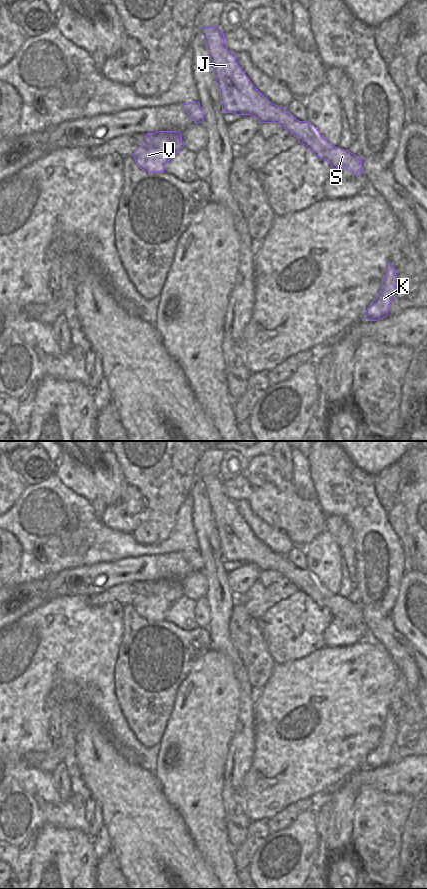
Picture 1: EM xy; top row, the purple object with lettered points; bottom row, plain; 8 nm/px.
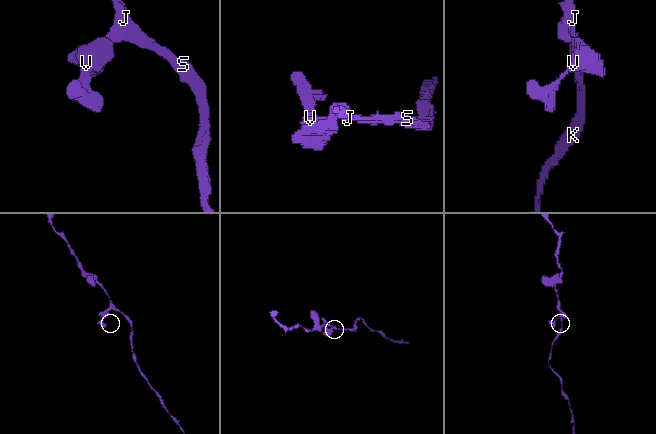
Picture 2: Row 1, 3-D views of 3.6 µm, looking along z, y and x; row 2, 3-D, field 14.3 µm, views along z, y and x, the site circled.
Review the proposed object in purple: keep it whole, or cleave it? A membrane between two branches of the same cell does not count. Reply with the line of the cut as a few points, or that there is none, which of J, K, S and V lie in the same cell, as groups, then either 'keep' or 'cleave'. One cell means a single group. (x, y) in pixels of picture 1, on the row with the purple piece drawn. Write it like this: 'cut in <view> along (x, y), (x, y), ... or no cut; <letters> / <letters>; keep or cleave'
no cut; J K S V; keep

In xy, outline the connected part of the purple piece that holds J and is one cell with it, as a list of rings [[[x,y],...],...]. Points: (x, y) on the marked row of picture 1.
[[[203,27],[202,34],[220,90],[224,113],[251,115],[260,123],[277,123],[289,131],[298,143],[327,161],[332,169],[345,169],[353,175],[364,173],[361,157],[331,145],[316,127],[308,121],[299,121],[286,107],[271,103],[252,84],[236,62],[235,54],[226,48],[224,33],[219,27]]]

